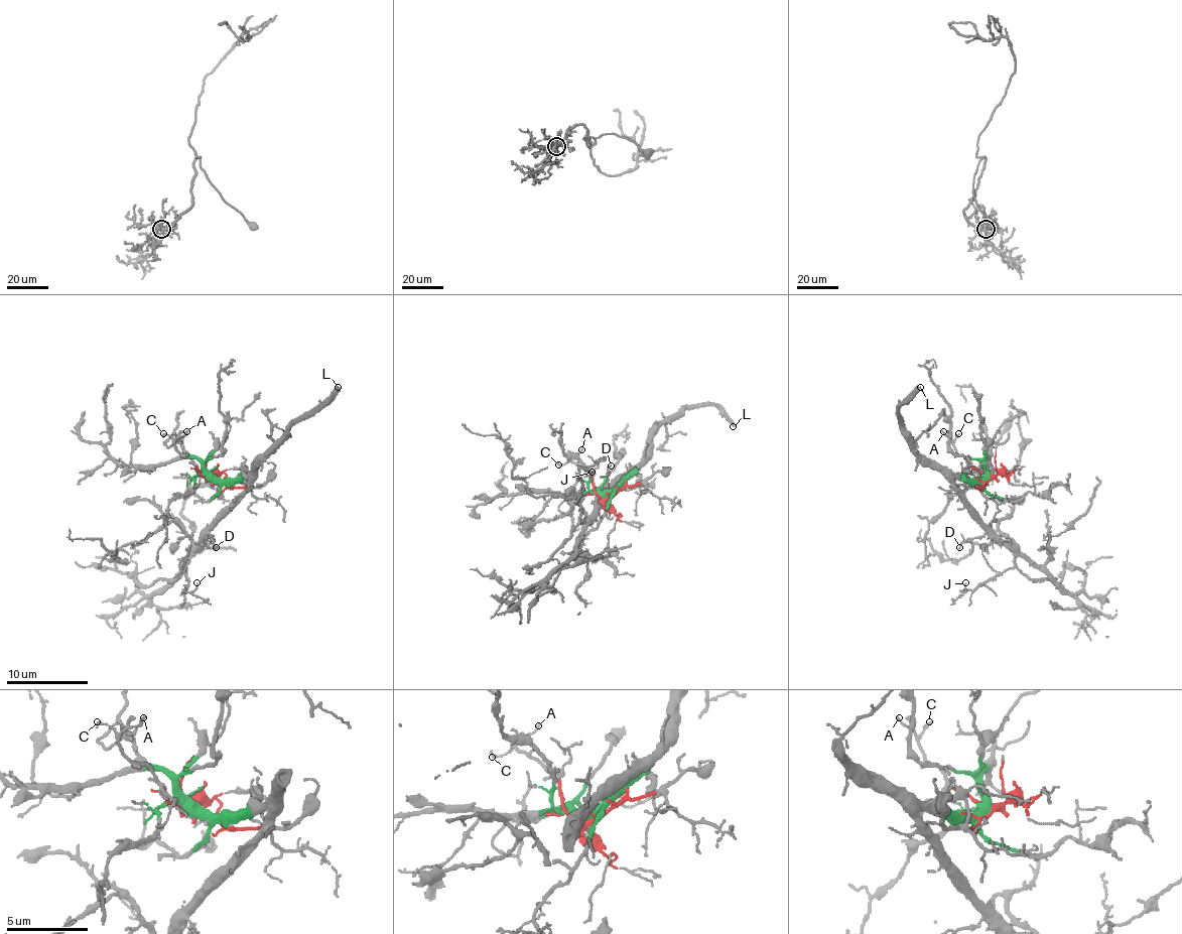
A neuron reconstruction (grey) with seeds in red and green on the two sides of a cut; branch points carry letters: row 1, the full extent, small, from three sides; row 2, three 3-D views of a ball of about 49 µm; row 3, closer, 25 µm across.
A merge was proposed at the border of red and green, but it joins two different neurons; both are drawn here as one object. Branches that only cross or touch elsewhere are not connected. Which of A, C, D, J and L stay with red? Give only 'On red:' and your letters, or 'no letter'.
On red: A, C

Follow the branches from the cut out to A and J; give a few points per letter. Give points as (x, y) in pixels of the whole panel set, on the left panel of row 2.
A: (214, 480), (200, 474), (174, 445), (187, 431)
J: (214, 480), (249, 480), (249, 489), (189, 556), (185, 568), (187, 592), (198, 582)

